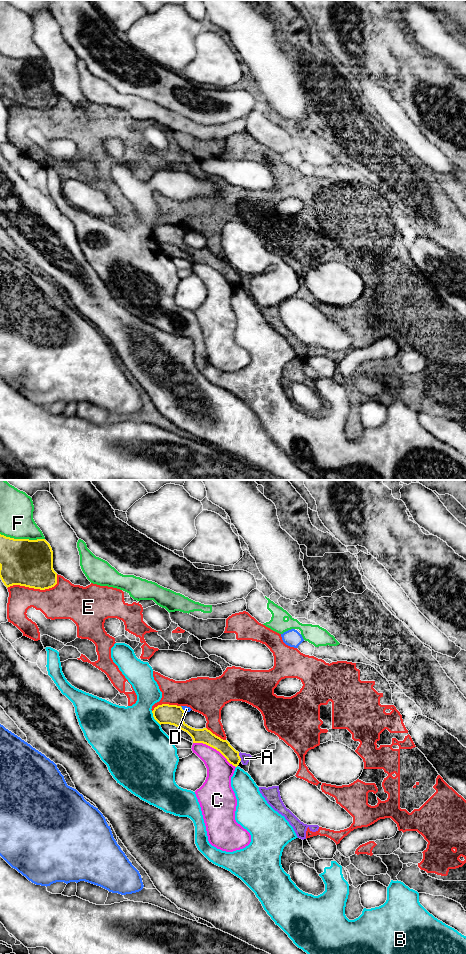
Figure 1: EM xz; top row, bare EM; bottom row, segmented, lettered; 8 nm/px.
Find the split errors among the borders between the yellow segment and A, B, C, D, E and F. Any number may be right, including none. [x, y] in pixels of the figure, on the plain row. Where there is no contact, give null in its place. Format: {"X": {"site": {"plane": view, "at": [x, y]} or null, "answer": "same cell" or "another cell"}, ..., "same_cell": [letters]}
{"A": {"site": {"plane": "xz", "at": [239, 277]}, "answer": "another cell"}, "B": {"site": {"plane": "xz", "at": [154, 238]}, "answer": "another cell"}, "C": {"site": {"plane": "xz", "at": [214, 268]}, "answer": "another cell"}, "D": {"site": {"plane": "xz", "at": [182, 229]}, "answer": "another cell"}, "E": {"site": {"plane": "xz", "at": [36, 108]}, "answer": "another cell"}, "F": {"site": {"plane": "xz", "at": [22, 59]}, "answer": "another cell"}, "same_cell": []}

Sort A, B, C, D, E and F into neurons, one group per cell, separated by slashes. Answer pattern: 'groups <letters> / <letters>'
groups A E / B C F / D

